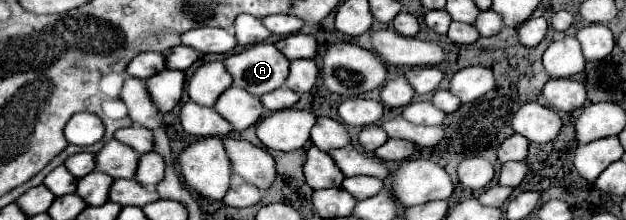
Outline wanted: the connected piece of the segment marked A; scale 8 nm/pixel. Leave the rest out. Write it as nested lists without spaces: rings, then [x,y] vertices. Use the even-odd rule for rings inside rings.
[[[271,43],[251,45],[251,47],[243,49],[241,53],[229,55],[225,59],[225,67],[233,75],[233,87],[241,87],[257,97],[283,87],[287,81],[287,75],[289,75],[289,59],[285,59],[285,55],[281,55],[279,49]]]

